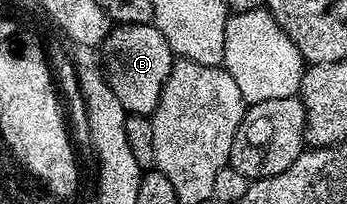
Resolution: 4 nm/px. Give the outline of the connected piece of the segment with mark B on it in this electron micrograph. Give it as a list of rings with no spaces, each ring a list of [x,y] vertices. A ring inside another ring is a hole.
[[[153,22],[111,27],[110,33],[100,45],[100,63],[106,83],[116,98],[120,98],[120,106],[124,106],[126,113],[131,116],[153,116],[175,59],[164,34],[160,34]]]

